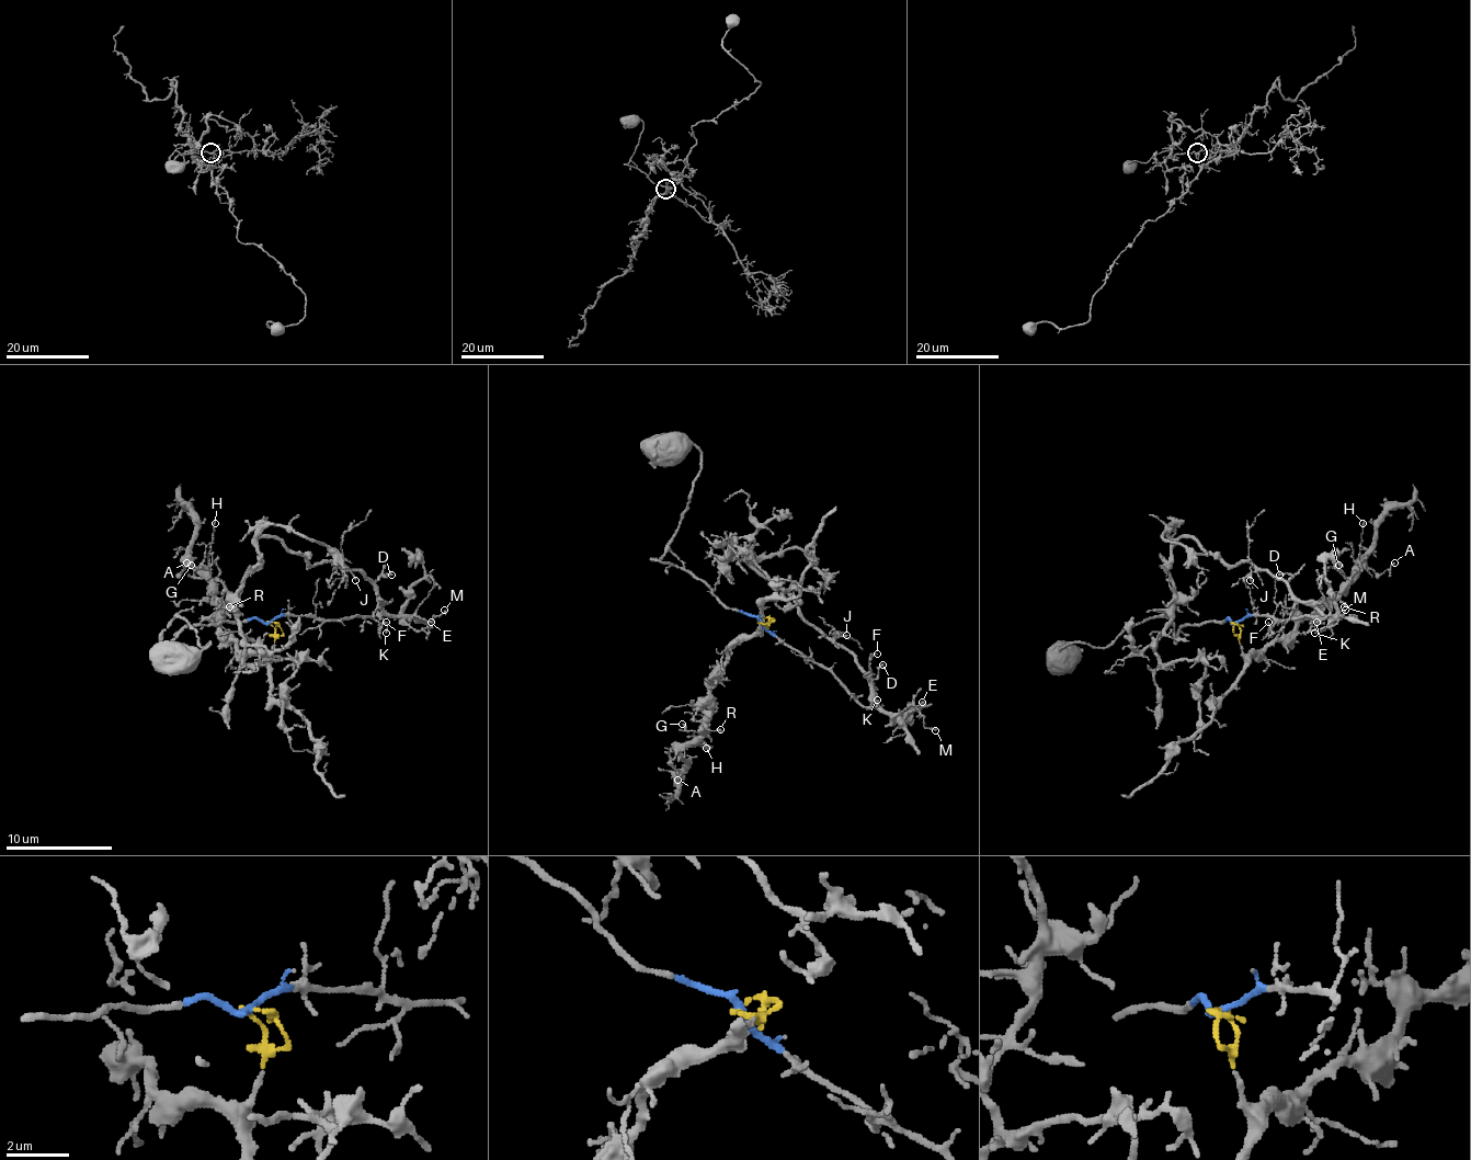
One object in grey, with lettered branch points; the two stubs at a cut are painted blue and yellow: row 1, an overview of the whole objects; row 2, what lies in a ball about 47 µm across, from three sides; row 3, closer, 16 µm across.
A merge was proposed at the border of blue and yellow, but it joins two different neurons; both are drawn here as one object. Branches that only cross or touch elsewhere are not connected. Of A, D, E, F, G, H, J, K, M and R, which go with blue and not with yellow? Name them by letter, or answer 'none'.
D, E, F, J, K, M

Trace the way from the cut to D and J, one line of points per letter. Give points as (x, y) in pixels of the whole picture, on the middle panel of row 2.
D: (757, 621), (787, 645), (822, 663), (864, 706), (873, 703), (867, 674), (875, 680), (882, 663)
J: (757, 621), (822, 663), (869, 706), (869, 677), (835, 639), (845, 634)

